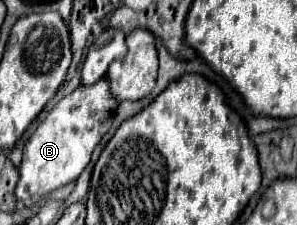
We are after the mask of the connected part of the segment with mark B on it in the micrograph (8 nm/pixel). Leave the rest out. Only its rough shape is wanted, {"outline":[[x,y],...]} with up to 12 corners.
{"outline":[[110,81],[80,85],[24,145],[18,201],[76,181],[110,129]]}

